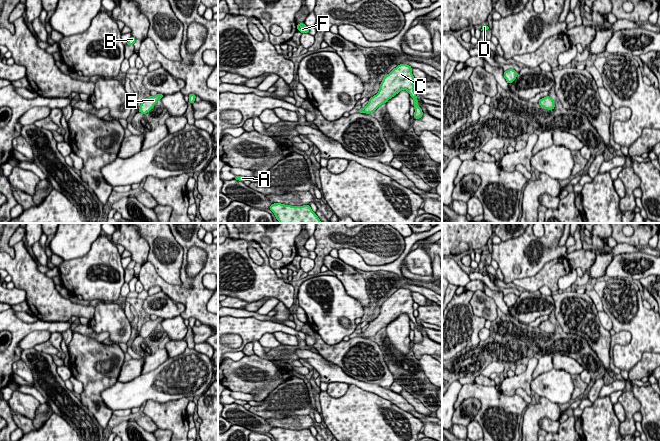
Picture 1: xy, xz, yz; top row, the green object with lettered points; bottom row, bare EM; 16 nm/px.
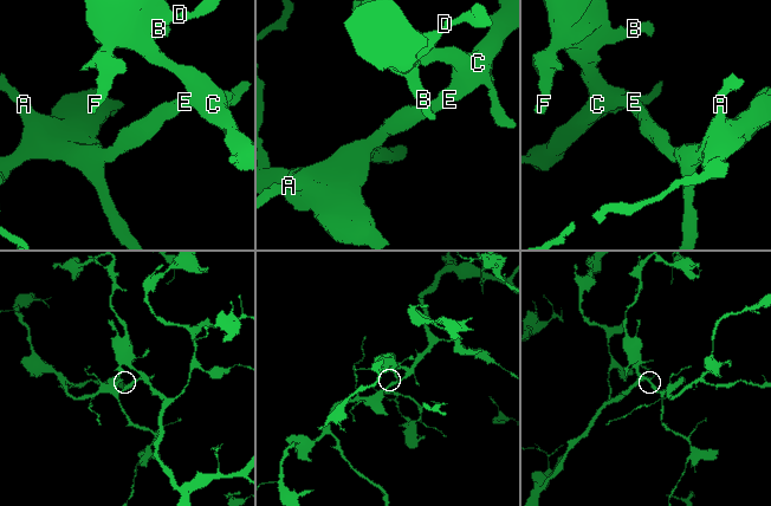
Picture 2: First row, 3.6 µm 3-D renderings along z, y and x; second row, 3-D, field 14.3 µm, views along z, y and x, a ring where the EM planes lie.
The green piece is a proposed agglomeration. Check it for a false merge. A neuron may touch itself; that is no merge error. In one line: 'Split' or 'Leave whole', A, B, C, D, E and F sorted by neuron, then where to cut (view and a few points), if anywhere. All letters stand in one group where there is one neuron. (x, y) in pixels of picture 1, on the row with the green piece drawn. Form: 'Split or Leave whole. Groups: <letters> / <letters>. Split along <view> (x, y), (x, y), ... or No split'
Leave whole. Groups: A B C D E F. No split

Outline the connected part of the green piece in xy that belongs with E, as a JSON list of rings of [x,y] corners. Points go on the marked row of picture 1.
[[[157,94],[156,96],[149,96],[145,100],[143,100],[141,106],[138,109],[138,112],[146,114],[155,106],[158,100],[161,100],[163,96],[164,96],[163,94]]]

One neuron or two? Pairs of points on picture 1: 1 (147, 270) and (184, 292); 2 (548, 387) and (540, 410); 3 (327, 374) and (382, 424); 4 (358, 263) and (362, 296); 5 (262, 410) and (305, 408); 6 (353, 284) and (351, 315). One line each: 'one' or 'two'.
1: one
2: two
3: two
4: two
5: one
6: two

